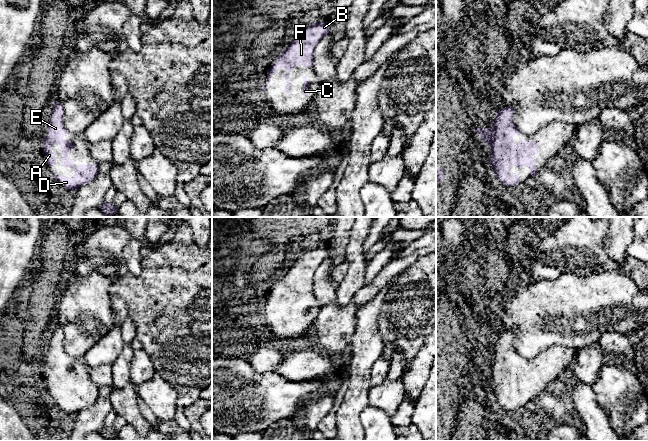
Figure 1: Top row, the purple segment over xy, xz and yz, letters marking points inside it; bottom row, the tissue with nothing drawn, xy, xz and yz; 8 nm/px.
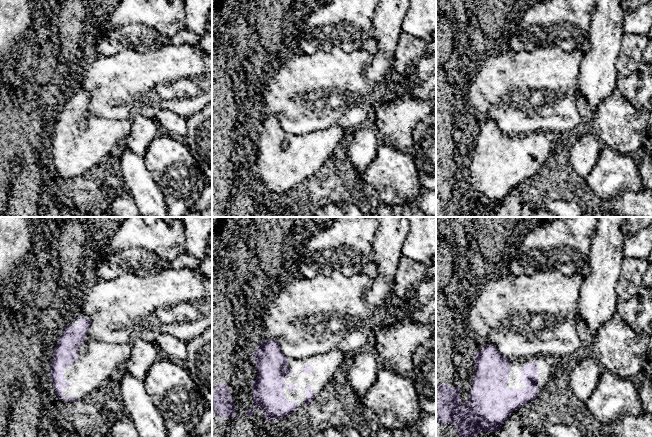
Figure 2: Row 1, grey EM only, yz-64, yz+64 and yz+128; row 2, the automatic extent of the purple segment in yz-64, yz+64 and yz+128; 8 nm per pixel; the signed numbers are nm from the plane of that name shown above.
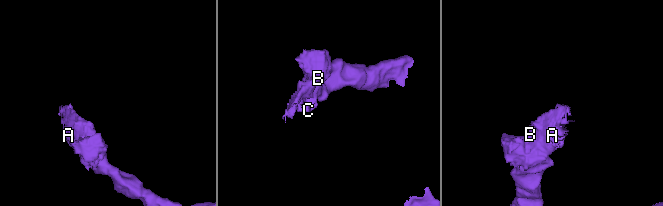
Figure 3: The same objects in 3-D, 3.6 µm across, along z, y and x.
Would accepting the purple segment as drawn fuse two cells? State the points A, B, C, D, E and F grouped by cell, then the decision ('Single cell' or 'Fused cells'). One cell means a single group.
Groups: A B C D E F. Single cell

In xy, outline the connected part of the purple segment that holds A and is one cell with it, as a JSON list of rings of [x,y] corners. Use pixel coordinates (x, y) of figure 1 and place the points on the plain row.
[[[56,325],[53,329],[51,341],[47,346],[47,358],[43,361],[43,378],[47,381],[47,388],[52,392],[56,387],[56,383],[51,372],[55,370],[57,366],[59,367],[63,378],[61,384],[62,390],[72,392],[75,399],[71,402],[64,399],[57,400],[53,394],[52,398],[66,413],[76,416],[80,410],[96,402],[99,392],[97,385],[95,385],[94,388],[80,388],[76,392],[73,391],[73,385],[67,378],[75,369],[63,363],[67,356],[64,350],[64,331],[60,326]]]

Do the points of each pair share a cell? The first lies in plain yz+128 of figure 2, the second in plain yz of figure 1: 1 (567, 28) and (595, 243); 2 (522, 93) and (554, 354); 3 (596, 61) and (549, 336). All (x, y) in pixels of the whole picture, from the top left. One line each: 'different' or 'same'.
1: same
2: different
3: different

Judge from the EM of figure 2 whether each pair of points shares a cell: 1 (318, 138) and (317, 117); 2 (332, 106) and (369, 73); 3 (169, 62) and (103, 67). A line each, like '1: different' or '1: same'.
1: different
2: different
3: same

